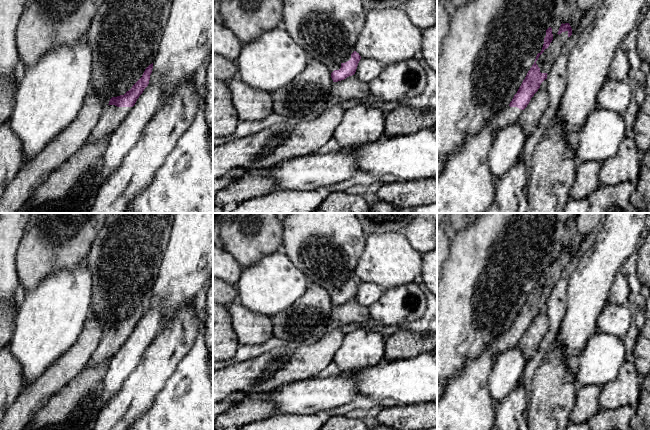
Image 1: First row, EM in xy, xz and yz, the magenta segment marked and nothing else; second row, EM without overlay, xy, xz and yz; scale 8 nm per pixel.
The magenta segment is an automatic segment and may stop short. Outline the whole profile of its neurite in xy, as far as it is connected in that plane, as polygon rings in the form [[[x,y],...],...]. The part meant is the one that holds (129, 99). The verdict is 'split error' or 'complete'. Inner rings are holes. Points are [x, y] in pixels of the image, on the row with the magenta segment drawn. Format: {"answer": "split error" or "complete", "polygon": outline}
{"answer": "split error", "polygon": [[[153,63],[145,69],[142,77],[129,91],[124,95],[110,99],[109,104],[104,107],[102,115],[86,143],[92,144],[102,138],[108,137],[118,128],[135,105],[139,96],[148,86],[152,69]]]}

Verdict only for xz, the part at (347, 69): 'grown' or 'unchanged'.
grown

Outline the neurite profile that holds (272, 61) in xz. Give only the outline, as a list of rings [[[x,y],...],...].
[[[280,26],[266,31],[252,42],[242,44],[236,63],[242,82],[260,91],[272,93],[302,73],[309,60],[309,55]]]

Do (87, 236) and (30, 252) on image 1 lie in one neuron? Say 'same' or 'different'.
same

